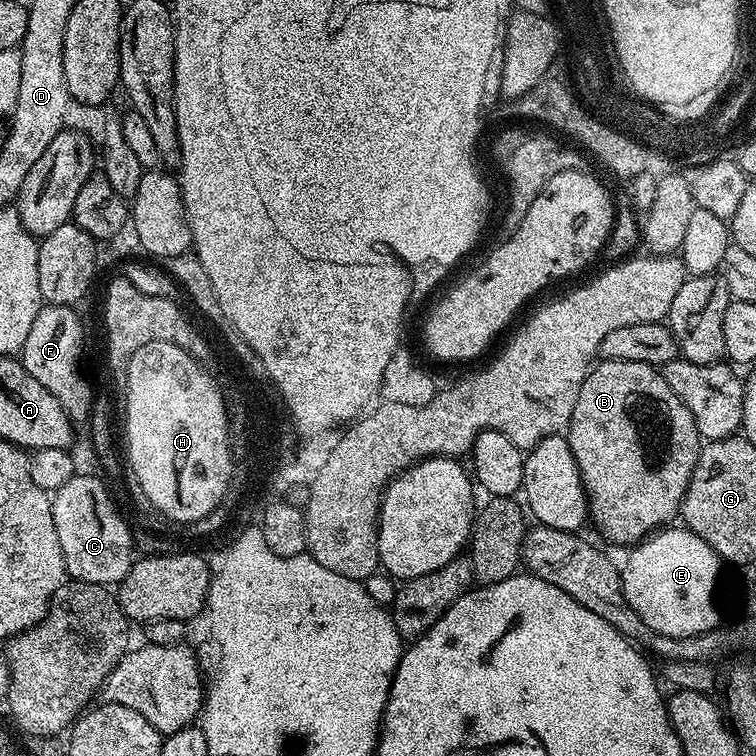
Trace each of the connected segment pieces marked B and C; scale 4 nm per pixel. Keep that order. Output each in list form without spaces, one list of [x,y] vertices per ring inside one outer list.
[[[600,360],[578,390],[566,435],[588,497],[591,523],[596,523],[610,543],[635,546],[677,519],[698,462],[702,437],[690,410],[670,390],[659,367],[646,362]]]
[[[73,474],[61,488],[51,493],[54,530],[58,530],[58,542],[62,546],[64,571],[71,579],[81,580],[87,584],[116,586],[126,578],[134,563],[132,530],[129,521],[126,522],[120,517],[111,494],[104,489],[105,481],[99,475],[96,476]]]

